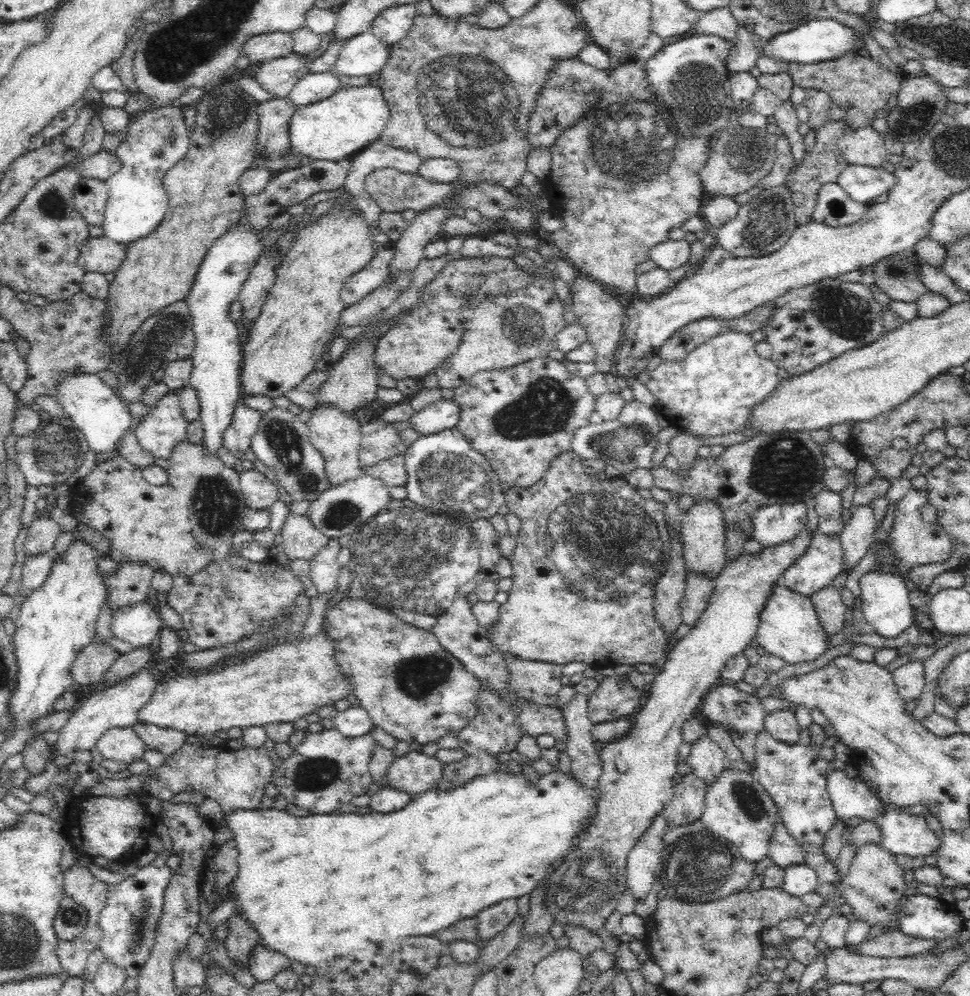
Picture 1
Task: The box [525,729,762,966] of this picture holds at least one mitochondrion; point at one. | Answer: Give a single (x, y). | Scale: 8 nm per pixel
(584, 889)

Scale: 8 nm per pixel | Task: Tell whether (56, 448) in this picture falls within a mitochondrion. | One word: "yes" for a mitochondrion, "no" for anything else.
yes

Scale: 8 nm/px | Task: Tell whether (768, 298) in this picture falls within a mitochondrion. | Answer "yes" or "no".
no

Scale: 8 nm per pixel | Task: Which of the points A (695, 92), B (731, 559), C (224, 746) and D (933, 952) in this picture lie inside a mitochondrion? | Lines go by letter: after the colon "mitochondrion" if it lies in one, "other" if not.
A: mitochondrion
B: other
C: other
D: other

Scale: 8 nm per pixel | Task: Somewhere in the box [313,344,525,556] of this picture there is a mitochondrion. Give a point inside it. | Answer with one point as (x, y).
(450, 477)

